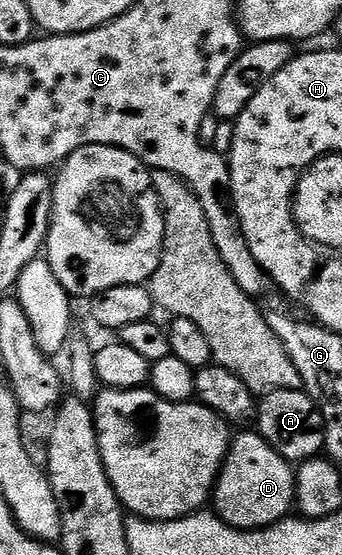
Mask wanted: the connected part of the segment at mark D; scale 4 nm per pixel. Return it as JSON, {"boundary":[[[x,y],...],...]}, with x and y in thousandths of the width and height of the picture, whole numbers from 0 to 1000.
{"boundary":[[[690,778],[623,883],[623,917],[637,932],[687,953],[772,953],[842,930],[860,906],[854,832],[836,831],[757,778]]]}

